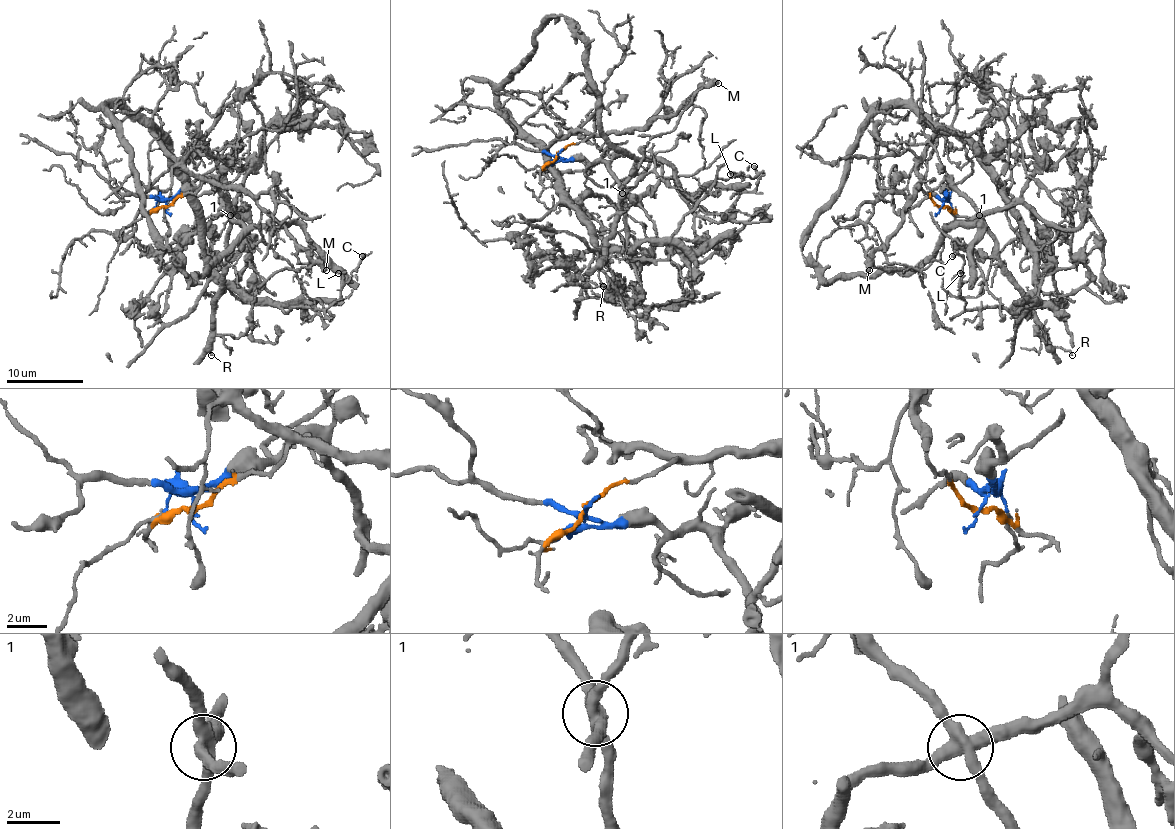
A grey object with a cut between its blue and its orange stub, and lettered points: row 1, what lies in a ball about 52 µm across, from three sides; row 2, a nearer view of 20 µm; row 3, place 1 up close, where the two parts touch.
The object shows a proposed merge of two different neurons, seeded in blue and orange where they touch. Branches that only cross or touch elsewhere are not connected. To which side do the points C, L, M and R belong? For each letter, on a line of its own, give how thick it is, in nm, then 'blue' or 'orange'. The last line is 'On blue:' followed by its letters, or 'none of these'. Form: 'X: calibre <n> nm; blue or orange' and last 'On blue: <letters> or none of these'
C: calibre 240 nm; orange
L: calibre 170 nm; orange
M: calibre 480 nm; orange
R: calibre 110 nm; blue
On blue: R

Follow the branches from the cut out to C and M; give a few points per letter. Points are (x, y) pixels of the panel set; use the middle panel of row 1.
C: (558, 154), (592, 135), (562, 135), (548, 170), (598, 246), (629, 248), (753, 166)
M: (558, 154), (571, 143), (596, 135), (646, 129), (657, 118), (669, 118), (700, 87), (719, 83)

